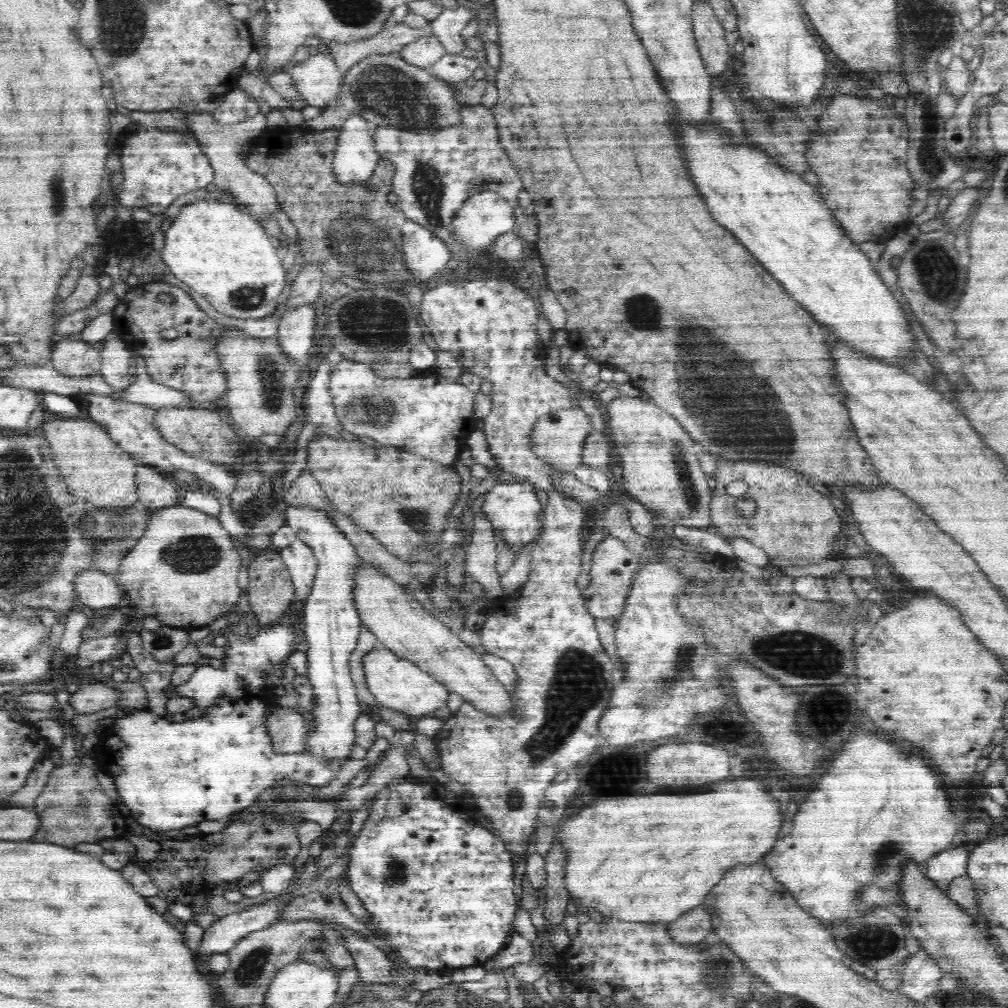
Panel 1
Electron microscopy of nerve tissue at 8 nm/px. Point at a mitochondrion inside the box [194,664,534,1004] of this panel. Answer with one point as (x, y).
(248, 971)

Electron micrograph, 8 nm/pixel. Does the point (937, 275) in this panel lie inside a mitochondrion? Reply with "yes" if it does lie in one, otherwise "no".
yes

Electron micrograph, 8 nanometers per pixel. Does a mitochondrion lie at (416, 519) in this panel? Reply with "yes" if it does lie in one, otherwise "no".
yes

